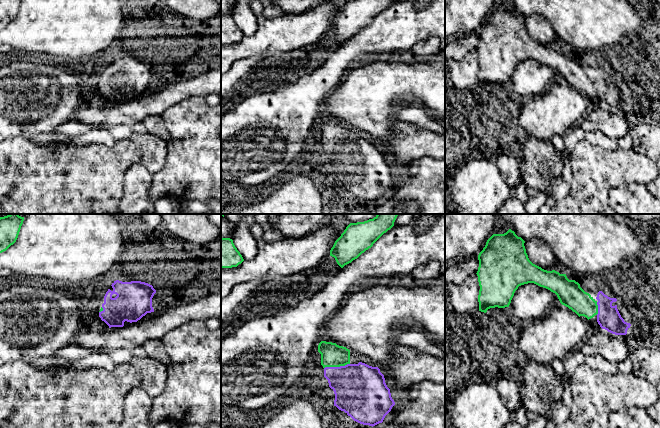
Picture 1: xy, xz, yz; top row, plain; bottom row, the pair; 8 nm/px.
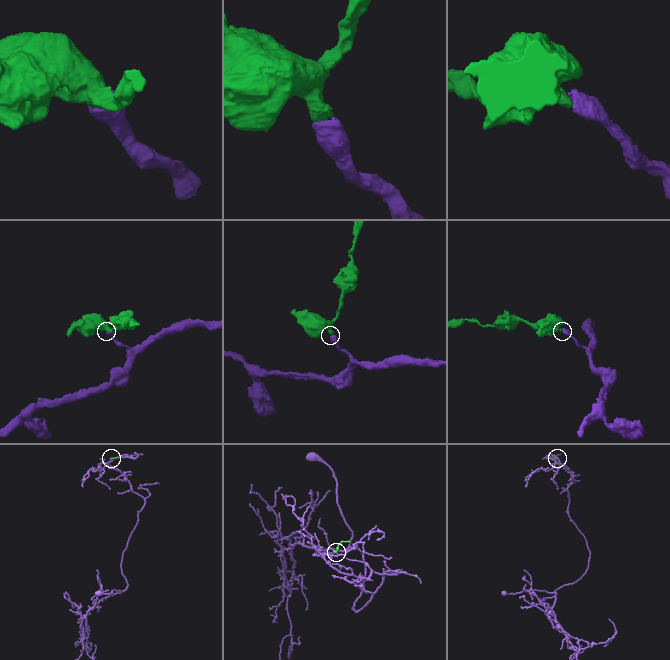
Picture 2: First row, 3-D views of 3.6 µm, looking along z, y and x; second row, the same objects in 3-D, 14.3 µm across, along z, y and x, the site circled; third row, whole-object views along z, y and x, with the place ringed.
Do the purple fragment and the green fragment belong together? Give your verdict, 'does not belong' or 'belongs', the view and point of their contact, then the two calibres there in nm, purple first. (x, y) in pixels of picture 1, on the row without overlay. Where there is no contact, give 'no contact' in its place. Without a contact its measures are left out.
belongs | xz (336, 143) | 400/190 nm

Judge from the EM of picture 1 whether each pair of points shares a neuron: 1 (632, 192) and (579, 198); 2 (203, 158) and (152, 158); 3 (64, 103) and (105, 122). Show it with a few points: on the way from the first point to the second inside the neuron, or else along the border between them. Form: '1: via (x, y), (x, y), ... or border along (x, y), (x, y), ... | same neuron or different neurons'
1: border along (630, 184), (613, 187), (610, 190), (607, 202) | different neurons
2: border along (168, 142), (165, 163), (152, 175) | different neurons
3: border along (79, 107), (70, 118) | different neurons

